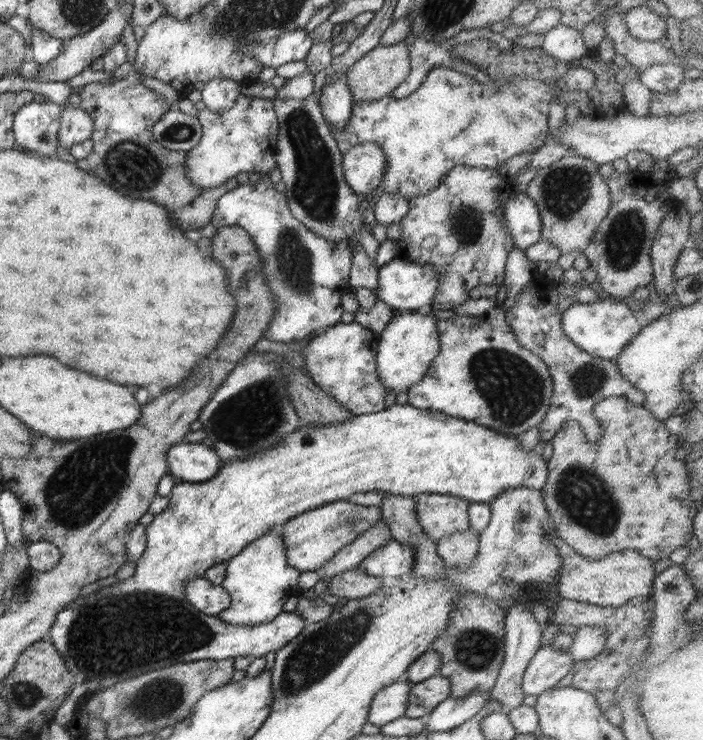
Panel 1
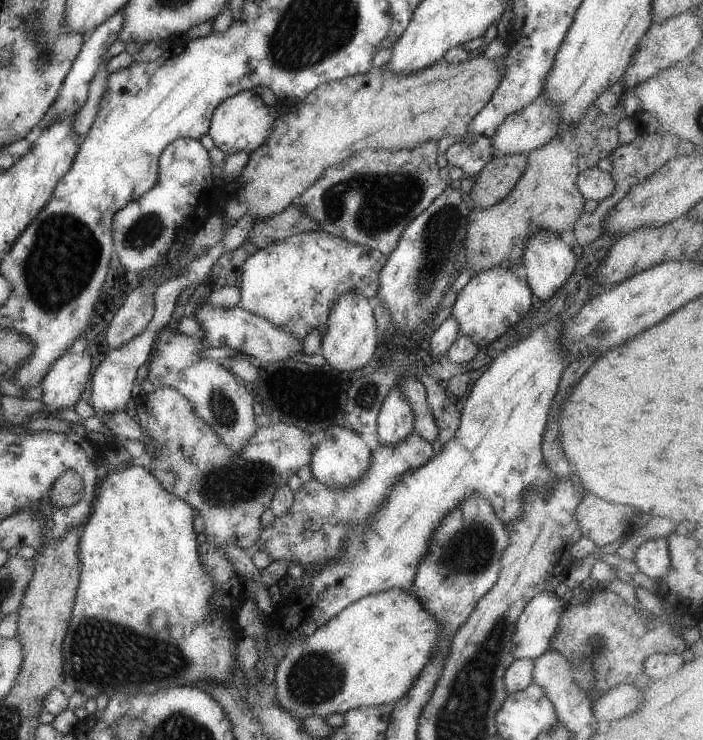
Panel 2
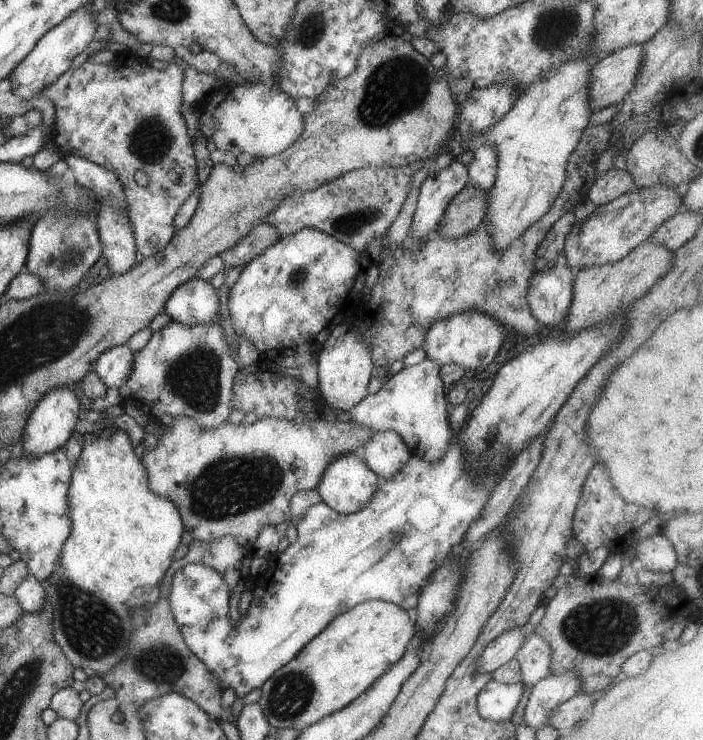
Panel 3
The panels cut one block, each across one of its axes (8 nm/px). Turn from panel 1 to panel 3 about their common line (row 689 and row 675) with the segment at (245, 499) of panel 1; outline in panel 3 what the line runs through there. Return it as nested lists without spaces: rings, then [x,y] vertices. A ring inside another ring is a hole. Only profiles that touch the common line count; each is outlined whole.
[[[122,430],[109,436],[99,436],[98,432],[85,433],[80,439],[82,451],[68,488],[70,536],[62,546],[56,570],[46,578],[45,601],[50,601],[54,610],[54,642],[72,666],[82,668],[88,678],[94,678],[103,677],[126,658],[132,610],[158,602],[161,594],[159,582],[171,562],[183,551],[184,524],[174,502],[148,488],[148,472],[136,456],[135,446]]]

